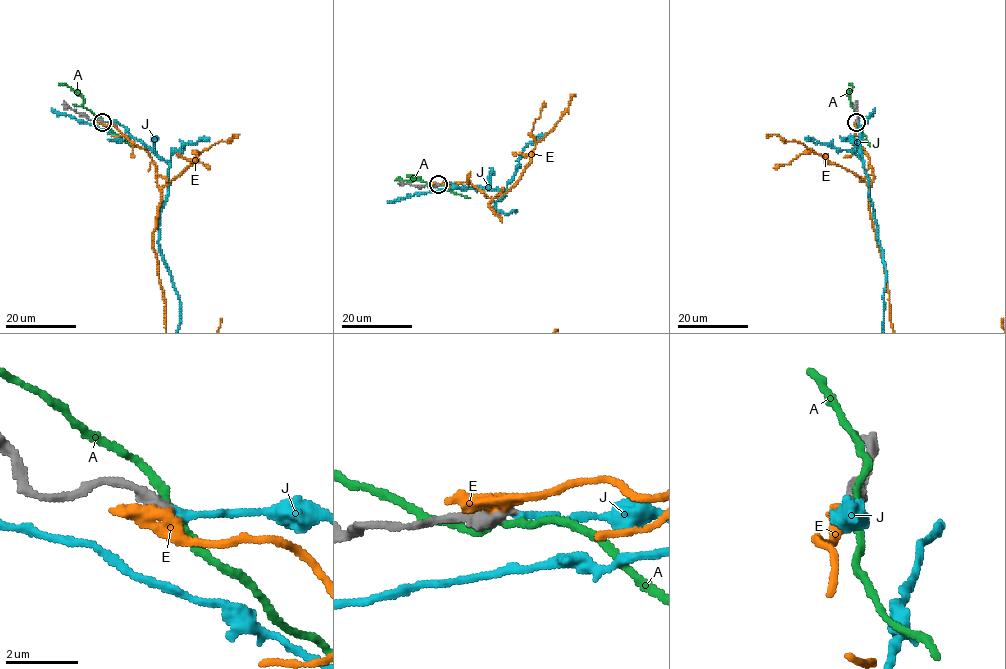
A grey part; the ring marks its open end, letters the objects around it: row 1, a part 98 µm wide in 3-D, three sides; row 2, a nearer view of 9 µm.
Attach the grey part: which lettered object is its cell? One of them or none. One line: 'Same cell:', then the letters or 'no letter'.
Same cell: J

